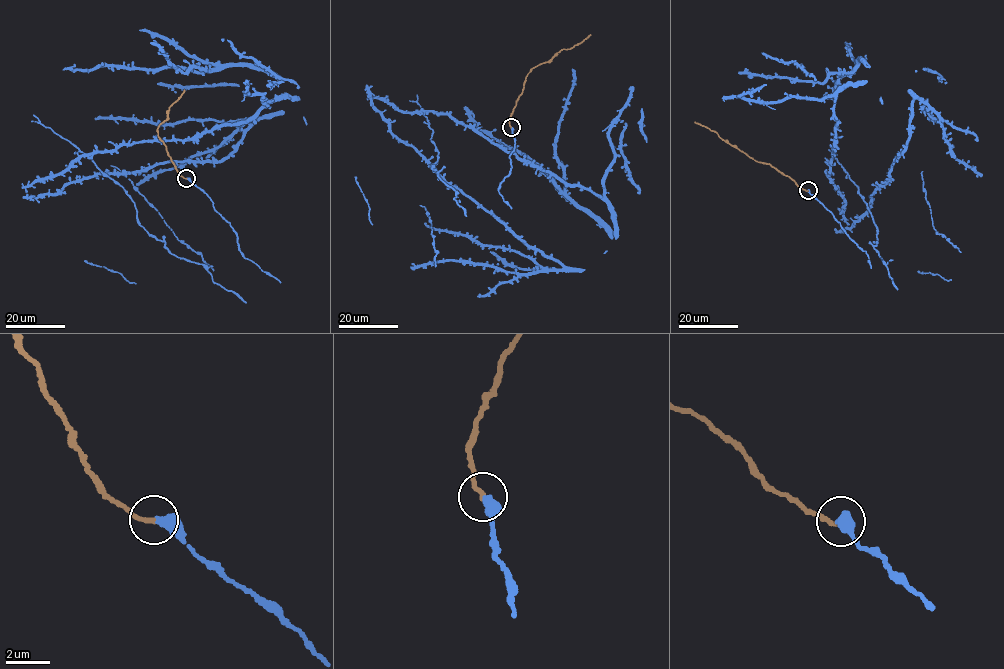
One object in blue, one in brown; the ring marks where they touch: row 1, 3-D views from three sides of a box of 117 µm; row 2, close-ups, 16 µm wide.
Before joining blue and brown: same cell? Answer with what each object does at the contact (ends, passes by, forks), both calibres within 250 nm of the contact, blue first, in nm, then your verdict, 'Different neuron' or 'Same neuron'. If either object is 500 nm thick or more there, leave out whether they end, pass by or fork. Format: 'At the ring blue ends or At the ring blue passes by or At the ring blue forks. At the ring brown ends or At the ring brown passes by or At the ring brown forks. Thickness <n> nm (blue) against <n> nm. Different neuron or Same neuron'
At the ring blue ends. At the ring brown ends. Thickness 440 nm (blue) against 240 nm. Same neuron

